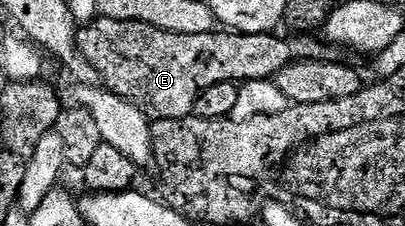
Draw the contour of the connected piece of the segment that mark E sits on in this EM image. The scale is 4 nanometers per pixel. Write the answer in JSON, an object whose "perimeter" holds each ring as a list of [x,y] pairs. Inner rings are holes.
{"perimeter":[[[98,16],[78,28],[77,45],[81,54],[107,78],[108,88],[141,109],[148,118],[182,121],[192,114],[199,95],[207,87],[215,87],[215,83],[267,81],[295,61],[338,60],[338,50],[316,36],[293,35],[290,41],[277,36],[276,32],[232,31],[183,35],[147,23]]]}

